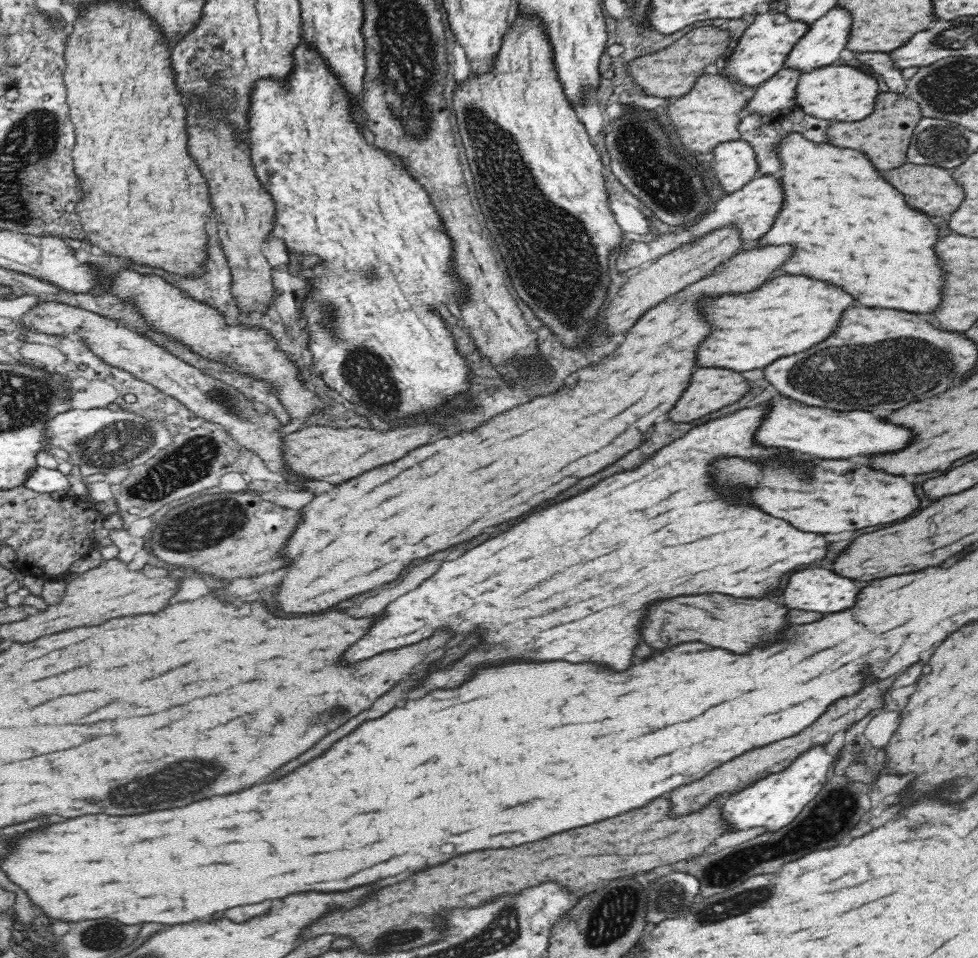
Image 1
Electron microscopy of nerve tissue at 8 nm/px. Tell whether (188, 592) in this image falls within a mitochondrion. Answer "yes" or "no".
no

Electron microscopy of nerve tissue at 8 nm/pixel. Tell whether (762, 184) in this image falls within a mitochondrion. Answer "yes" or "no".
no

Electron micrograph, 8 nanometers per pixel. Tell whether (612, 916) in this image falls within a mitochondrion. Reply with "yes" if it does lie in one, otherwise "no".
yes

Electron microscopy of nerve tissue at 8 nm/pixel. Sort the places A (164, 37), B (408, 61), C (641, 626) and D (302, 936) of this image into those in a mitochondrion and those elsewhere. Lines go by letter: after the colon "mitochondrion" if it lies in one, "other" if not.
A: other
B: mitochondrion
C: other
D: other

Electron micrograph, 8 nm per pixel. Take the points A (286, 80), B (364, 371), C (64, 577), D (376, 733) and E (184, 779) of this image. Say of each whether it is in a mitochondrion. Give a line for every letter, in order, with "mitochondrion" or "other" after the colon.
A: other
B: mitochondrion
C: other
D: other
E: mitochondrion

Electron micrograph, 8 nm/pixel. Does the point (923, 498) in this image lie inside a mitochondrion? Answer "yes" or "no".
no

